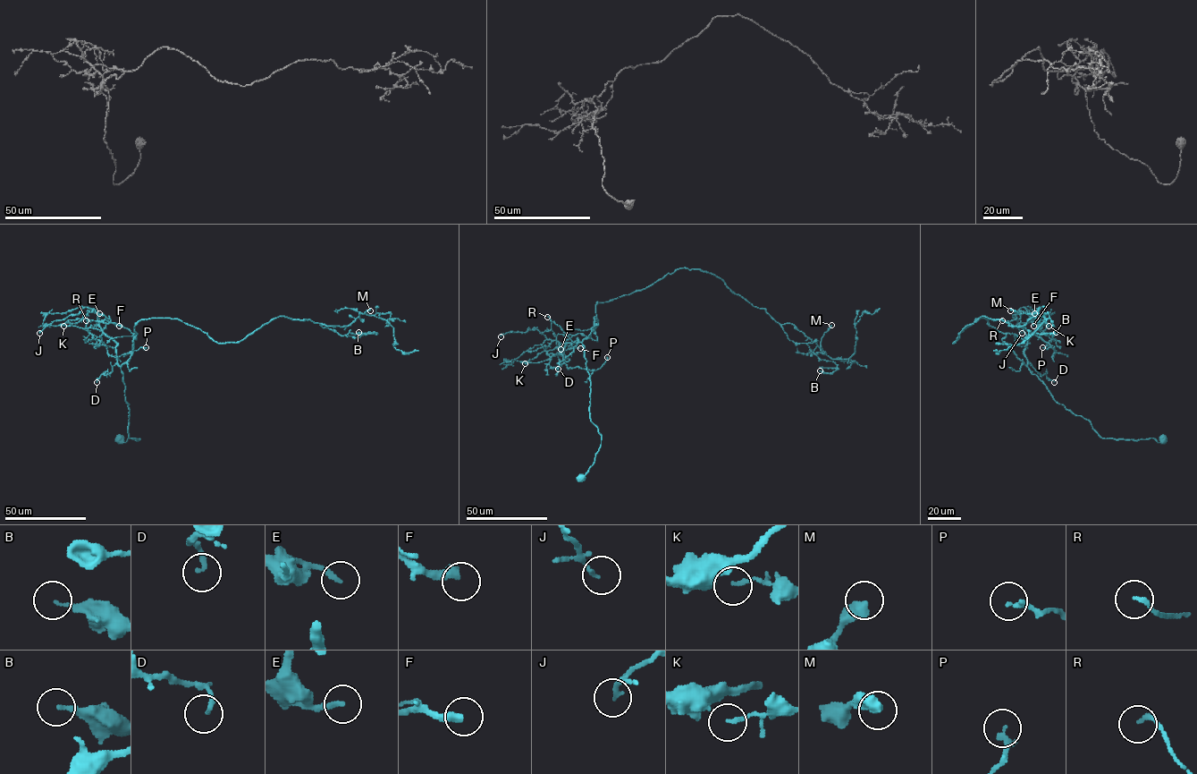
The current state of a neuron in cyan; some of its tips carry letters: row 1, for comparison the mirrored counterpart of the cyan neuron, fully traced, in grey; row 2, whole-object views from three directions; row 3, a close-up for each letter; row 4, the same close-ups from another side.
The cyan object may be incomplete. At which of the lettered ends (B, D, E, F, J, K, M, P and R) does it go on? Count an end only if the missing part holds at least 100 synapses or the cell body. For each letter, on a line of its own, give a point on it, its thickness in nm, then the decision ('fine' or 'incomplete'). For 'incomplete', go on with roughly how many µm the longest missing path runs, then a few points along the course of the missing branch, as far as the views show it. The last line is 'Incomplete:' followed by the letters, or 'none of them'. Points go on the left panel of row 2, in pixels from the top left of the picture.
B: at (358, 332); 140 nm thick; fine
D: at (96, 382); 180 nm thick; fine
E: at (99, 313); 190 nm thick; fine
F: at (119, 326); 360 nm thick; fine
J: at (39, 333); 160 nm thick; fine
K: at (63, 326); 100 nm thick; fine
M: at (370, 310); 480 nm thick; fine
P: at (146, 347); 200 nm thick; fine
R: at (86, 320); 150 nm thick; fine
Incomplete: none of them

